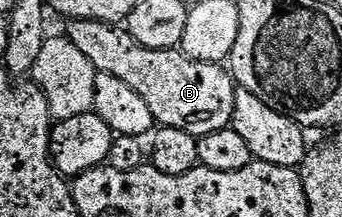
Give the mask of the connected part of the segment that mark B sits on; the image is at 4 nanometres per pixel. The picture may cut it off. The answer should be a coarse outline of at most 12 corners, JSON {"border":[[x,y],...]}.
{"border":[[105,21],[70,42],[128,83],[159,126],[200,138],[231,128],[222,65],[145,49]]}

